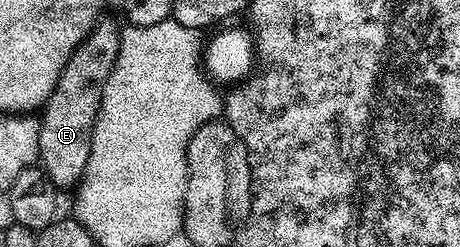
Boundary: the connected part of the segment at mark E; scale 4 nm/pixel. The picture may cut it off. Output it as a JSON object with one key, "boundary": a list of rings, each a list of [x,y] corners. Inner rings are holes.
{"boundary":[[[108,17],[102,18],[93,31],[77,46],[40,116],[39,156],[40,166],[55,186],[73,189],[85,175],[91,157],[93,130],[97,114],[101,111],[103,89],[119,51],[121,31]]]}

